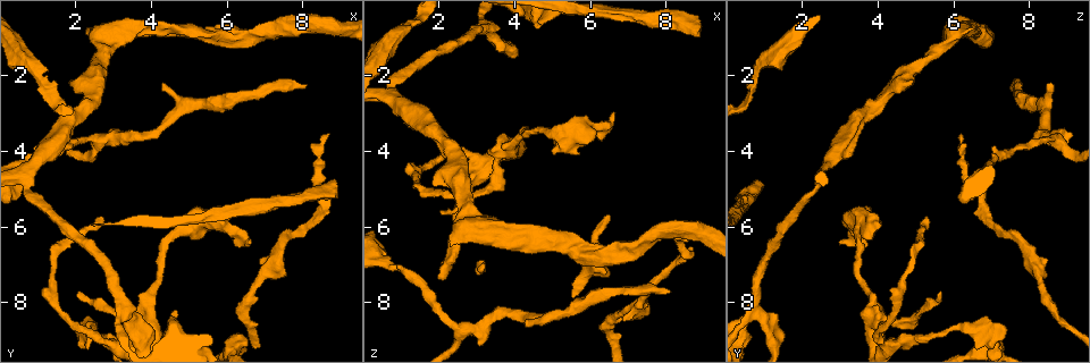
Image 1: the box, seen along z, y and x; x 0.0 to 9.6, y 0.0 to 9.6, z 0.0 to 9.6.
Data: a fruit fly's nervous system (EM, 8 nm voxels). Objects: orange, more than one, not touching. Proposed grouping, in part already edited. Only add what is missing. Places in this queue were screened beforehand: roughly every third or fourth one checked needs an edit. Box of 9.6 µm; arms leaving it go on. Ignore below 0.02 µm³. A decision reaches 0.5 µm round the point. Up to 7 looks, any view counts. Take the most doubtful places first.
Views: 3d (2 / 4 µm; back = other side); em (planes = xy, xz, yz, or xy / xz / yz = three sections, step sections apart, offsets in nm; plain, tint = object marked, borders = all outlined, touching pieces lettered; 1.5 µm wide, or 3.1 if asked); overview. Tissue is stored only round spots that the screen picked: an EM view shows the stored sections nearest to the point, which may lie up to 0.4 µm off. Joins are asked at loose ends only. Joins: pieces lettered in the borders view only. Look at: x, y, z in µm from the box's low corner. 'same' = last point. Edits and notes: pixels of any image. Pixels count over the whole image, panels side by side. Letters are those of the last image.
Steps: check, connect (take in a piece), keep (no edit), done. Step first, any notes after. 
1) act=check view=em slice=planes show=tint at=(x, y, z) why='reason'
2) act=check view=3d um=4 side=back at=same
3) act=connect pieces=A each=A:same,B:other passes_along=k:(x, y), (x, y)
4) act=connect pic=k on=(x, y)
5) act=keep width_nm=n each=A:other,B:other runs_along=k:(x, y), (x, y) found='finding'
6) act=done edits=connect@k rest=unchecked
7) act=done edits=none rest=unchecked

act=check view=em slice=planes show=plain at=(8.65, 3.50, 6.25) why='an open end'

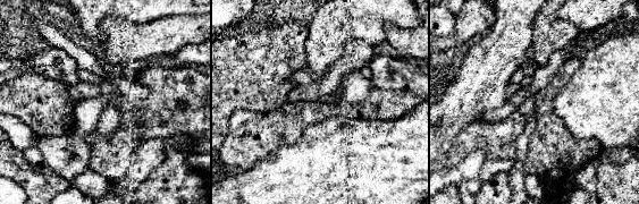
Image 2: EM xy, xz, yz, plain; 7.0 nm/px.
act=check view=em slice=planes show=borders at=same

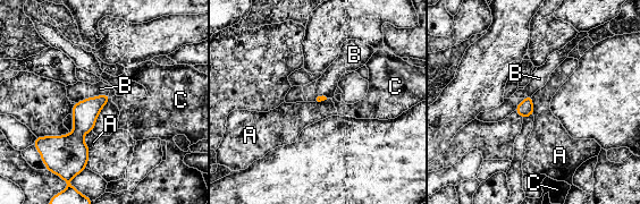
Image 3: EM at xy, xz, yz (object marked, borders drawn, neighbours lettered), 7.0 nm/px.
act=keep each=A:other,B:other,C:other runs_along=3:(106, 98), (60, 144) found='no lettered piece goes on from it'

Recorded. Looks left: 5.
act=check view=em slice=planes show=borders at=(8.10, 2.35, 7.70) why='an open end'

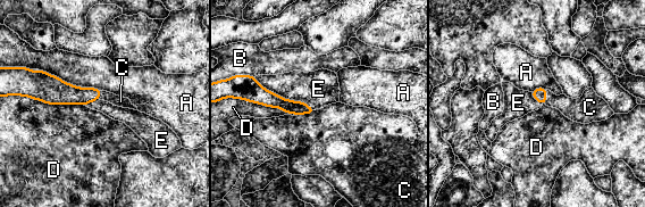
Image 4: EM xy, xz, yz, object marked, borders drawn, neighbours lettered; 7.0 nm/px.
act=connect pieces=C each=A:other,B:other,C:same,D:other,E:other passes_along=4:(273, 100), (306, 113), (325, 142) found='the neuron continues'

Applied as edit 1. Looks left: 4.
act=check view=3d um=4 at=(2.30, 0.70, 6.50) why='branch stops here'

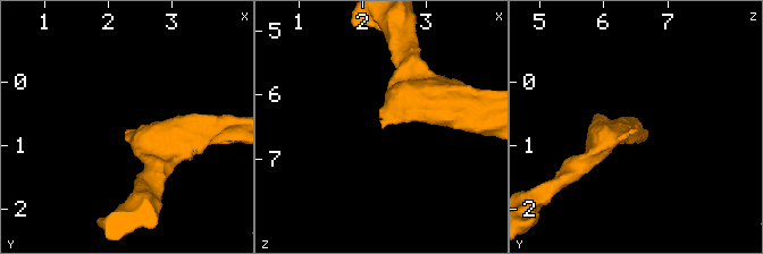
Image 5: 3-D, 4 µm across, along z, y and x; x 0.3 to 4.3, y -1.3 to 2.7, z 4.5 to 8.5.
act=check view=em slice=planes show=plain at=(2.35, 0.75, 6.55) why='need the tissue'

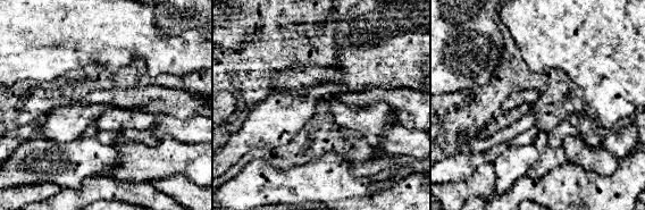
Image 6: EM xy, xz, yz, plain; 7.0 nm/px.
act=check view=em slice=planes show=borders at=same why='what lies round it'

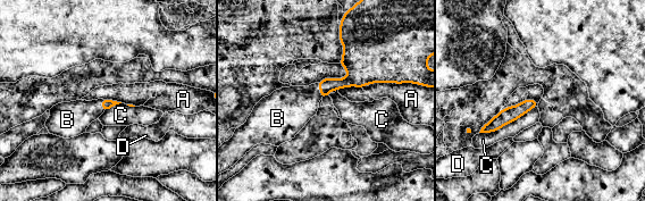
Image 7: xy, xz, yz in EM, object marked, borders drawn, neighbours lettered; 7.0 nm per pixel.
act=connect pieces=B each=A:other,B:same,C:other,D:other found='the neuron continues'

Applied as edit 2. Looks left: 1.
act=done edits=connect@4,connect@7 rest=unchecked

